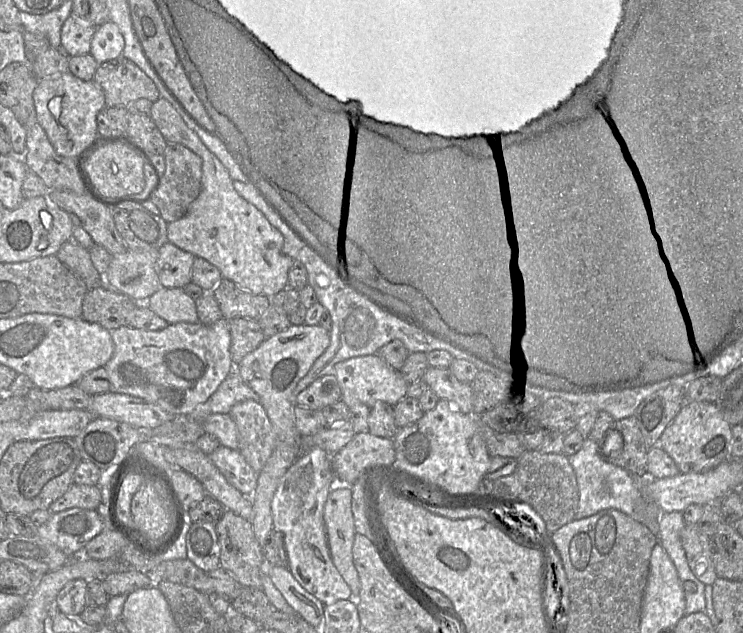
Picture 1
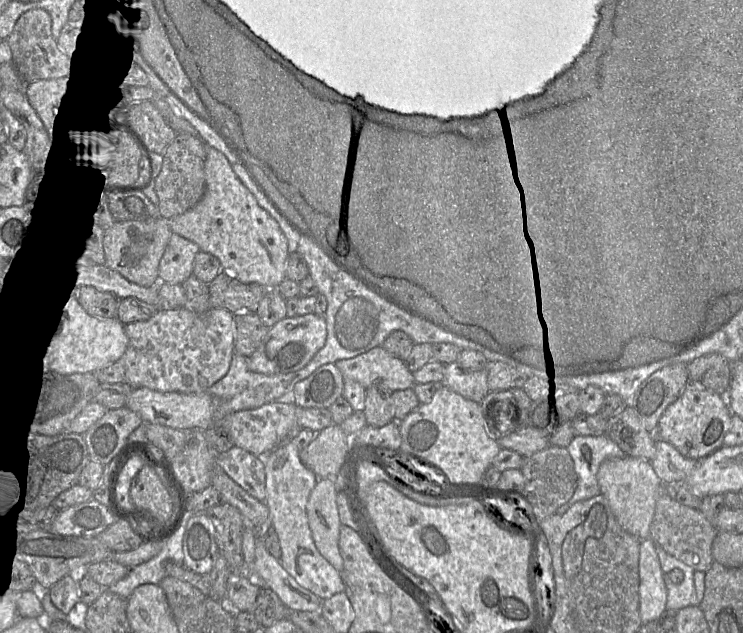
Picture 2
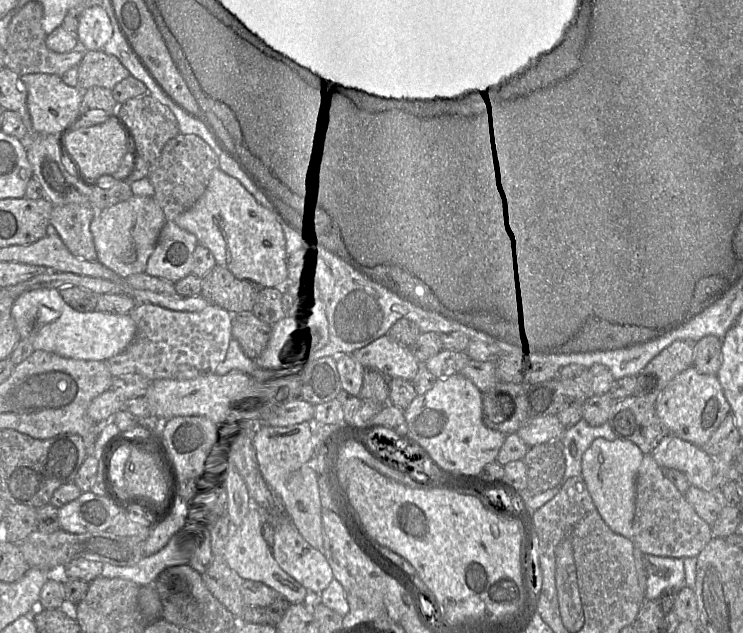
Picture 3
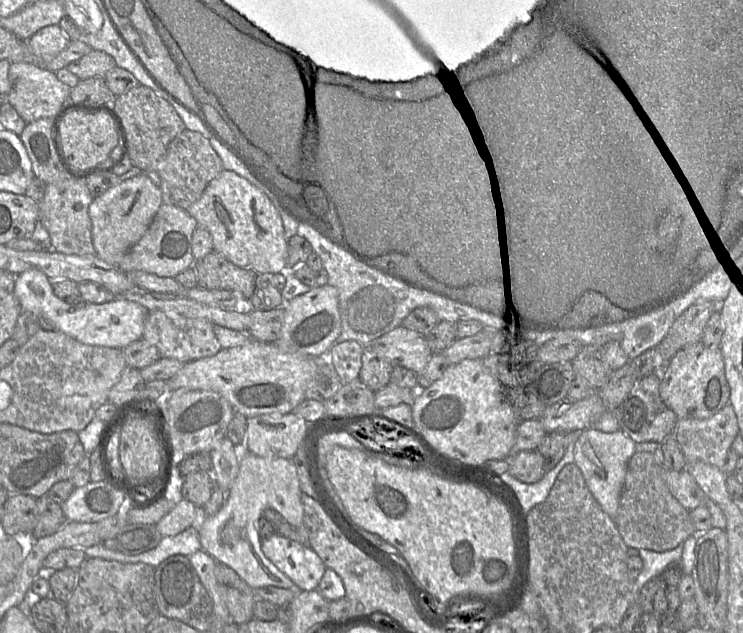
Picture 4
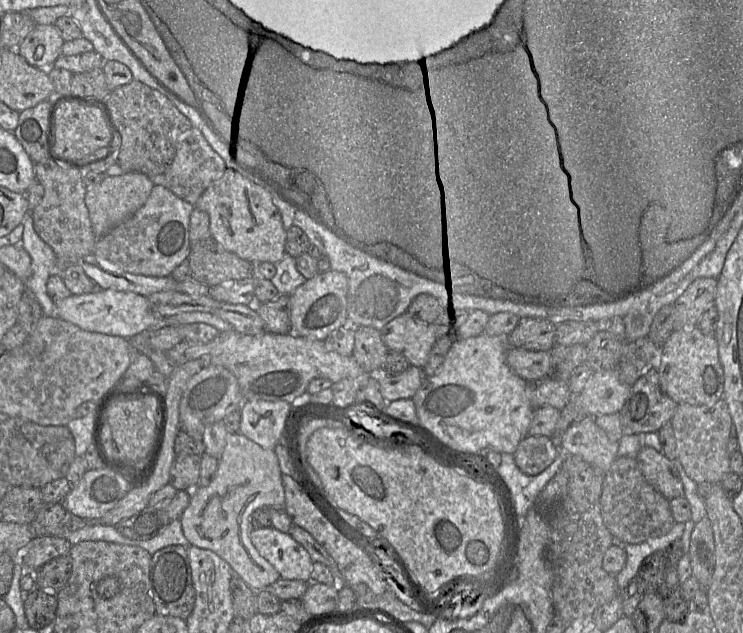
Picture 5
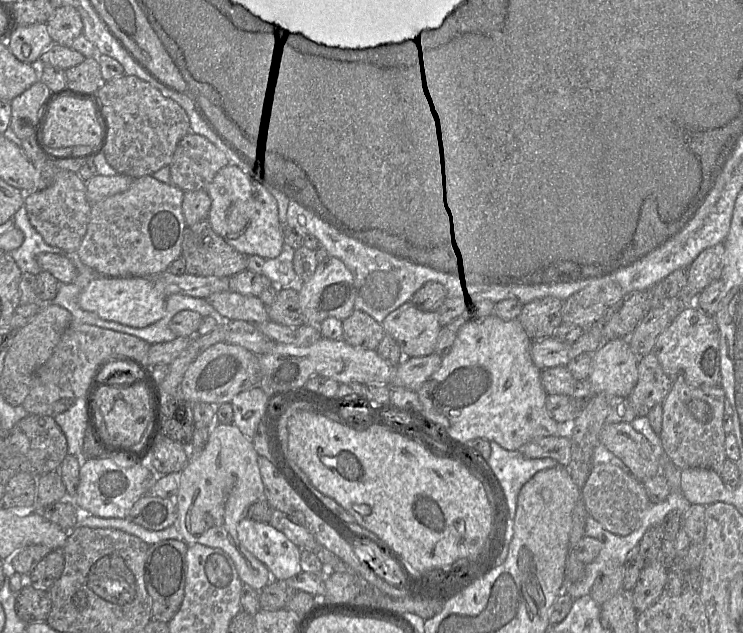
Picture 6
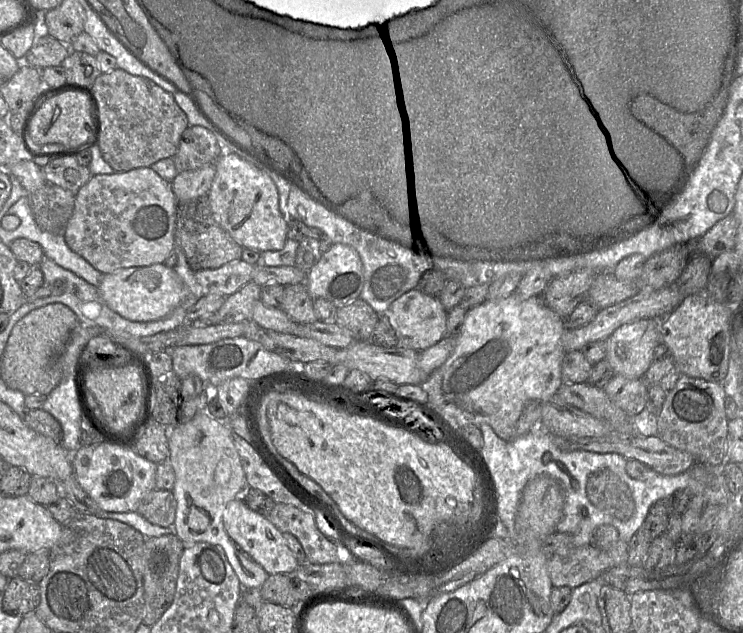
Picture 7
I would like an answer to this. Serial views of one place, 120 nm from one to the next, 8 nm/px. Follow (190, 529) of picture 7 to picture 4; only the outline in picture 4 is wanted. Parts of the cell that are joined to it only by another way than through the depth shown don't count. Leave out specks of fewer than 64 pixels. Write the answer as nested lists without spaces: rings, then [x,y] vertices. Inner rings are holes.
[[[240,451],[239,472],[228,490],[225,502],[217,513],[198,522],[202,550],[234,570],[250,588],[275,586],[297,591],[297,586],[263,553],[258,534],[258,520],[267,508],[272,508],[294,527],[301,527],[304,510],[301,502],[297,468],[292,460],[262,457]]]

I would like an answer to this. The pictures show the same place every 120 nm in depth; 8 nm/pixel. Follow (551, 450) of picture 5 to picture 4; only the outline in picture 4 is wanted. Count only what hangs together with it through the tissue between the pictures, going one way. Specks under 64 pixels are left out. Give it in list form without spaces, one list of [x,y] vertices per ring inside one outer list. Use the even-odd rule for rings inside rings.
[[[536,449],[519,451],[514,456],[509,456],[509,459],[504,459],[504,460],[508,460],[508,464],[509,464],[508,471],[509,471],[509,473],[513,477],[515,477],[516,479],[518,479],[519,481],[521,481],[523,483],[531,484],[531,483],[538,482],[546,474],[545,459],[542,456],[542,454]]]

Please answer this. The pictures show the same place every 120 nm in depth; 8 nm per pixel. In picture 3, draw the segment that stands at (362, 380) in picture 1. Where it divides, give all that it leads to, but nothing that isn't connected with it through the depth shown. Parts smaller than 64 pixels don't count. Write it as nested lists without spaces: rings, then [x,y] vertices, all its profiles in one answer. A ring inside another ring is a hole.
[[[388,334],[352,355],[364,368],[376,369],[391,378],[412,381],[420,370],[420,363],[412,349]]]

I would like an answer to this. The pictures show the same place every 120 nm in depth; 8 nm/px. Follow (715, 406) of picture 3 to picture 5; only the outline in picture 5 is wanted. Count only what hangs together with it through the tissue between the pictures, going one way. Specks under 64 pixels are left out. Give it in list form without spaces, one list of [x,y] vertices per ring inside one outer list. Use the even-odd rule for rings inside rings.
[[[698,326],[675,331],[669,336],[659,350],[658,371],[662,391],[677,404],[711,406],[723,397],[724,374],[716,337],[702,333]]]

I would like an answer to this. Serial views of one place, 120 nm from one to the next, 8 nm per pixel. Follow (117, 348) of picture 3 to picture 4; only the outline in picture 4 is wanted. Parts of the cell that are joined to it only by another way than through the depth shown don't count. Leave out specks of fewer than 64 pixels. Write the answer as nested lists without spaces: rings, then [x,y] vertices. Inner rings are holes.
[[[37,269],[15,275],[15,295],[22,311],[49,321],[53,329],[83,344],[123,349],[143,336],[148,310],[142,305],[123,297],[102,304],[85,301],[78,304],[66,303],[55,295],[53,281]]]

